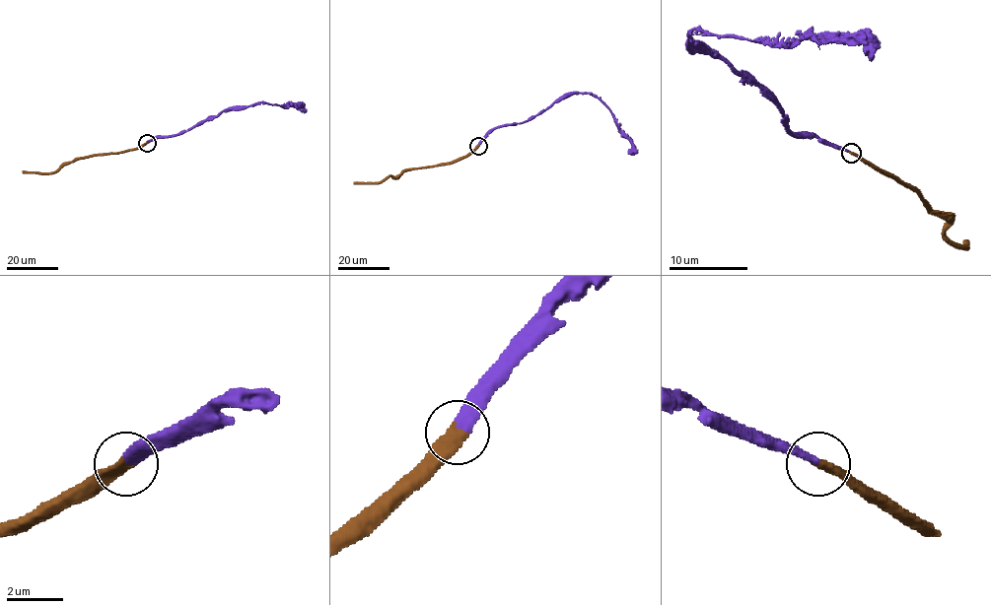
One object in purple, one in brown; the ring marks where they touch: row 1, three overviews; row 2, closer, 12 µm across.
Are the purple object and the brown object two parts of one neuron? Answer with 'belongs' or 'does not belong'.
belongs

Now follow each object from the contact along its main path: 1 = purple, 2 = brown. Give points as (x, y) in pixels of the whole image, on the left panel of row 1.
1: (147, 143), (156, 138), (183, 133), (223, 111), (244, 105), (264, 102), (301, 105), (305, 112)
2: (147, 143), (132, 150), (76, 158), (51, 172), (22, 170)

